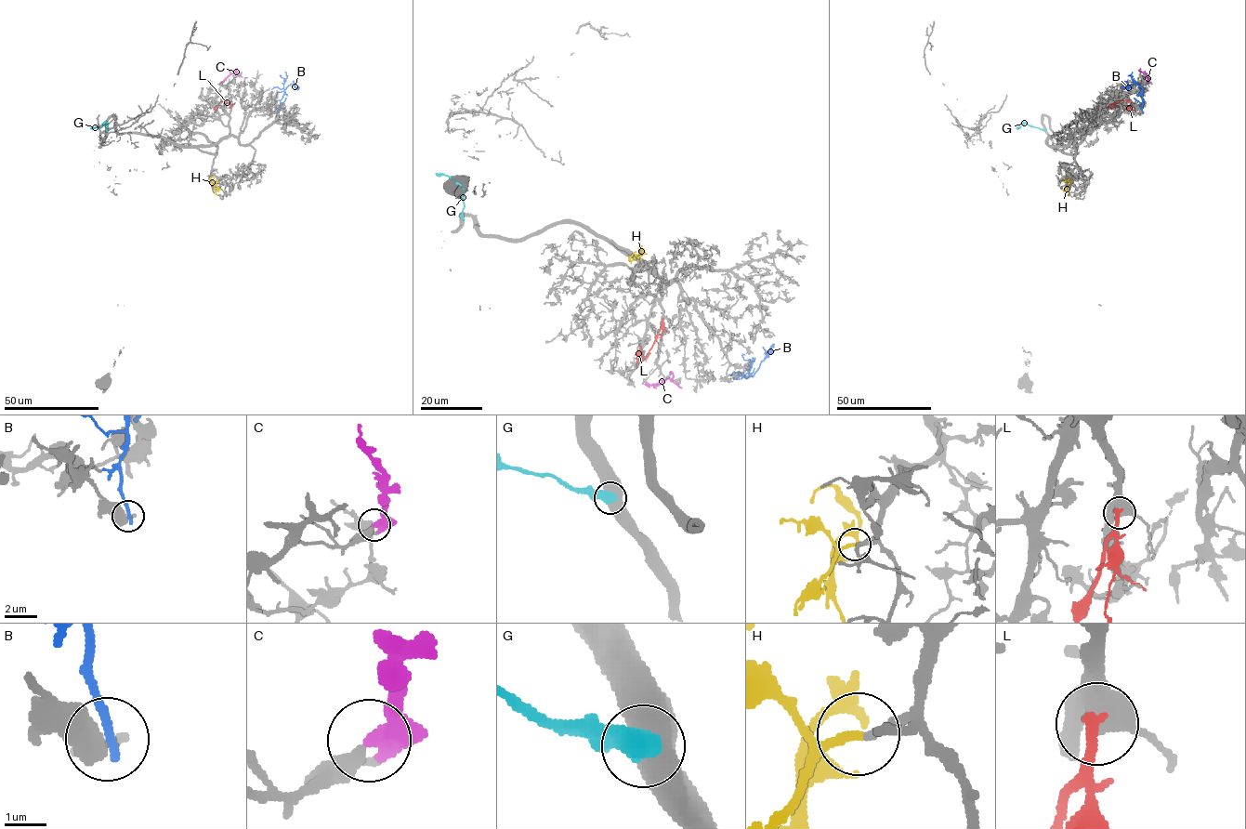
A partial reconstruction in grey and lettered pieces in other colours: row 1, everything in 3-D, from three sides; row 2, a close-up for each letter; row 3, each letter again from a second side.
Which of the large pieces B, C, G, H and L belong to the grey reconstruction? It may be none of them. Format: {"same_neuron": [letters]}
{"same_neuron": ["H"]}

